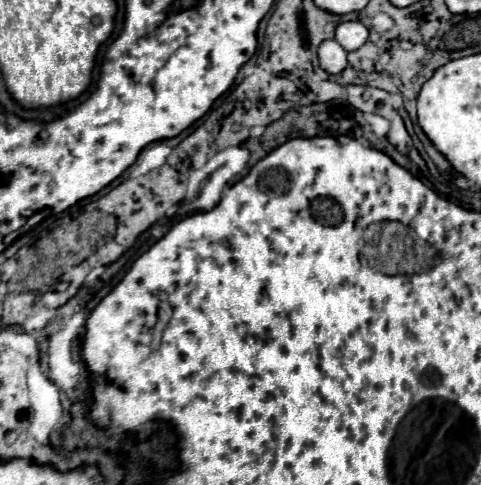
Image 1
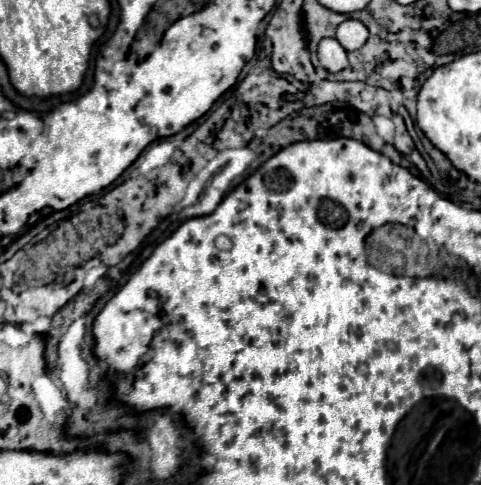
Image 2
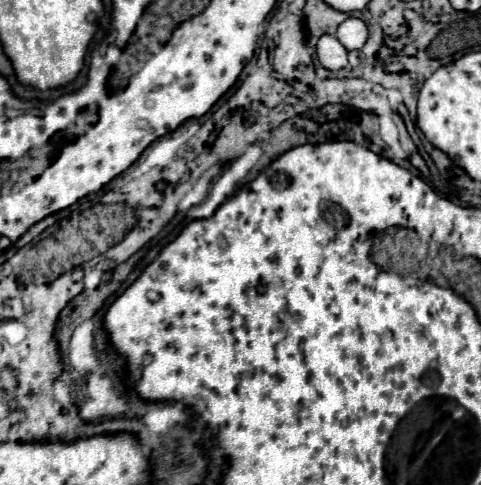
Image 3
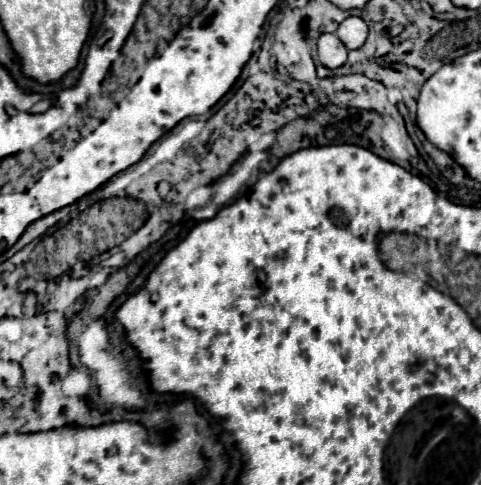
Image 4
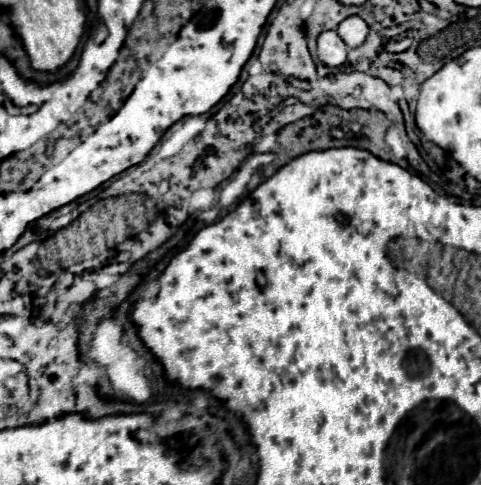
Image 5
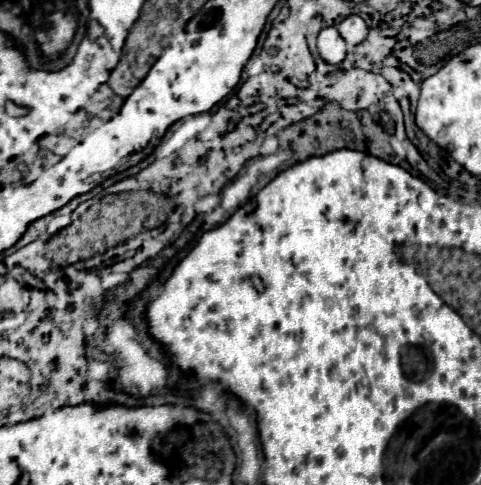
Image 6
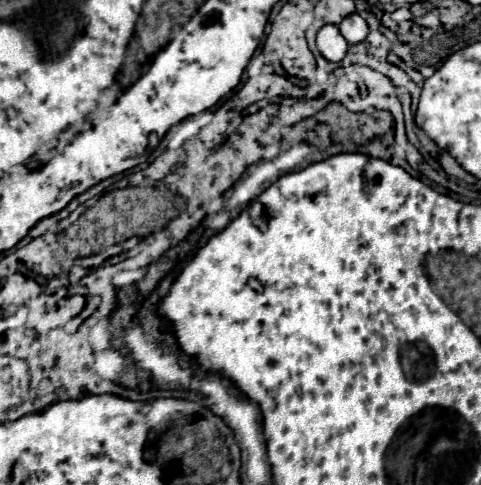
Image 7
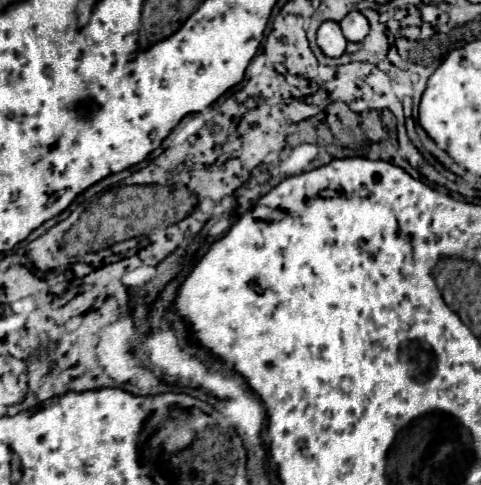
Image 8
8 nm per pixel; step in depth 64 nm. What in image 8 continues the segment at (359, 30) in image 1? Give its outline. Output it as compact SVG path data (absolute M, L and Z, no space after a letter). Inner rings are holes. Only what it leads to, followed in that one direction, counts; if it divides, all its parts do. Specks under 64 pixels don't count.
M352 10L342 22L340 22L340 28L346 36L348 42L360 42L366 38L370 26L368 26L368 20L358 12L358 10Z

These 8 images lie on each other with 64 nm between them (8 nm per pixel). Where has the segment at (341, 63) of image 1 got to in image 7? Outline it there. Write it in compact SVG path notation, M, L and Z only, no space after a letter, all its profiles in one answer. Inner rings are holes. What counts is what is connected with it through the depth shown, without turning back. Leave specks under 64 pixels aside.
M326 24L324 28L320 28L316 46L318 46L320 54L330 62L342 62L342 58L346 56L346 50L348 50L348 42L340 34L338 26L334 26L334 24Z

